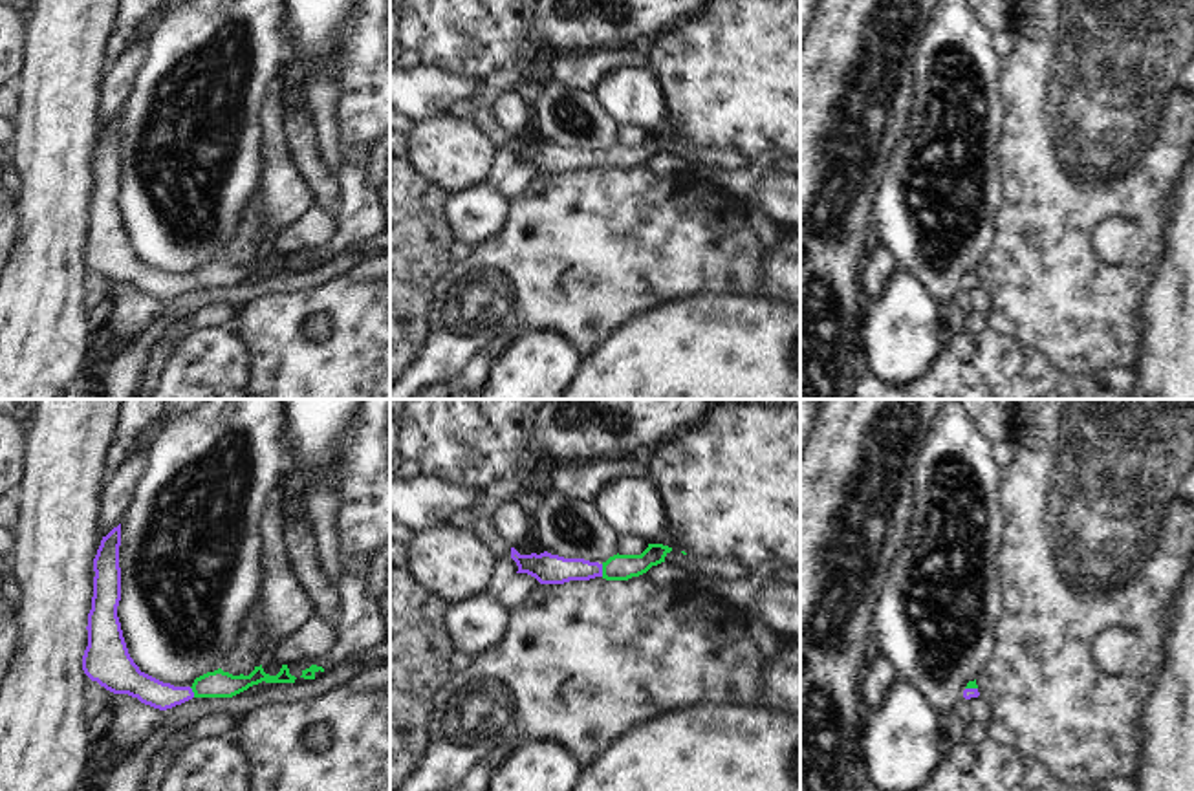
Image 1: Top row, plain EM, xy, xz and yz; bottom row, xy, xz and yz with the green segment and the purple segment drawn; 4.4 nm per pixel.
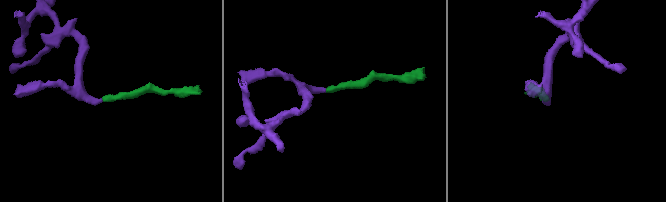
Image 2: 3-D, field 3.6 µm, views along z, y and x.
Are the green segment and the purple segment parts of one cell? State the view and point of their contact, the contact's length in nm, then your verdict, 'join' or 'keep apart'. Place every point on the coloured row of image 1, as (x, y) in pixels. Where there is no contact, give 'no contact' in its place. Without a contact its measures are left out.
xz (603, 570) | 60 nm | join

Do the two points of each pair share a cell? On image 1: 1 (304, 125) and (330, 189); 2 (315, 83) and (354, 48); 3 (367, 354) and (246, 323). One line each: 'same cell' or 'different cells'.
1: same cell
2: different cells
3: same cell

